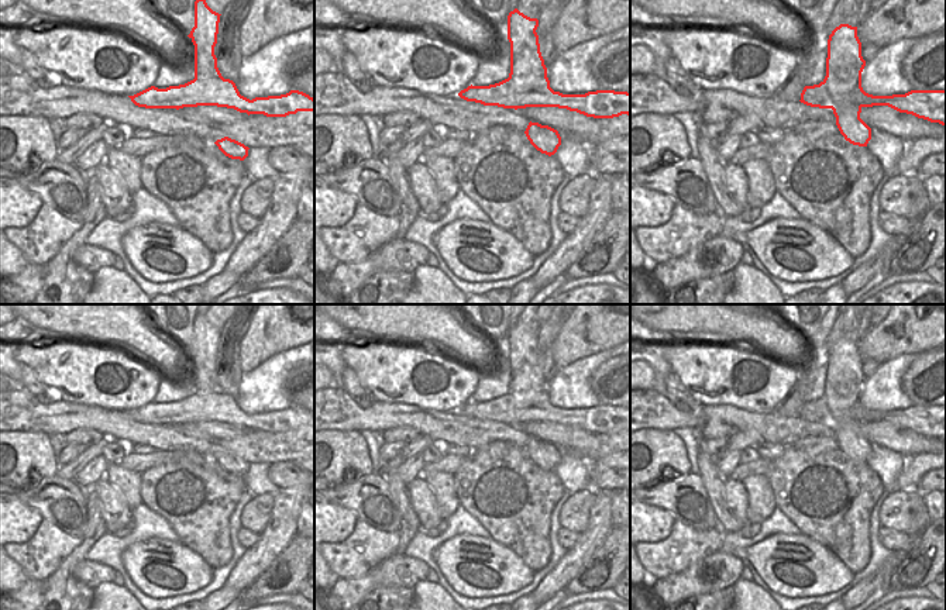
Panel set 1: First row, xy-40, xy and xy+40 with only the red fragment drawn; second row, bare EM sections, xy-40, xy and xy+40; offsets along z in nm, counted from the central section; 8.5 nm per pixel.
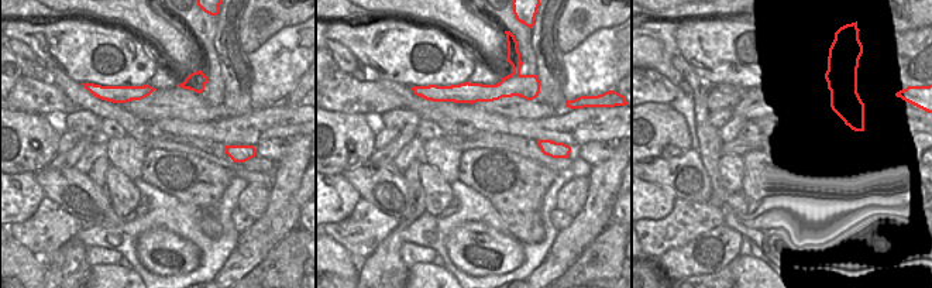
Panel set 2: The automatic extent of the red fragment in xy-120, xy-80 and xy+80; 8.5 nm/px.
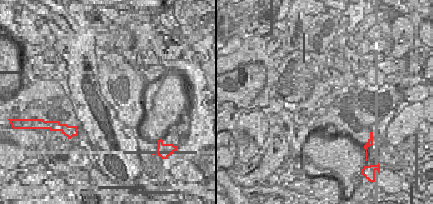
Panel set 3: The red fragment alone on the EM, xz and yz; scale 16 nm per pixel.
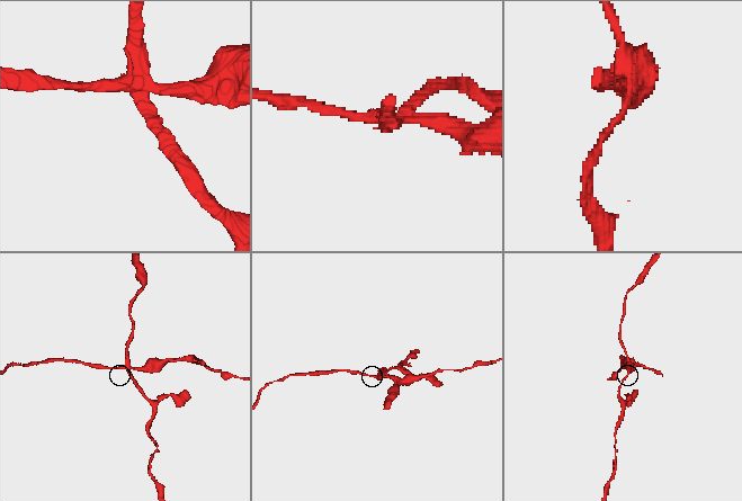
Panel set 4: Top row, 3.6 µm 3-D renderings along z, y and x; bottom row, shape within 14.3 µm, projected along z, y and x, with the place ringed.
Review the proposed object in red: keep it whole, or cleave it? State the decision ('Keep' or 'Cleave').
Cleave.

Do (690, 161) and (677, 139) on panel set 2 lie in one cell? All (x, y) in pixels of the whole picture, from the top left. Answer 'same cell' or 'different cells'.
different cells

